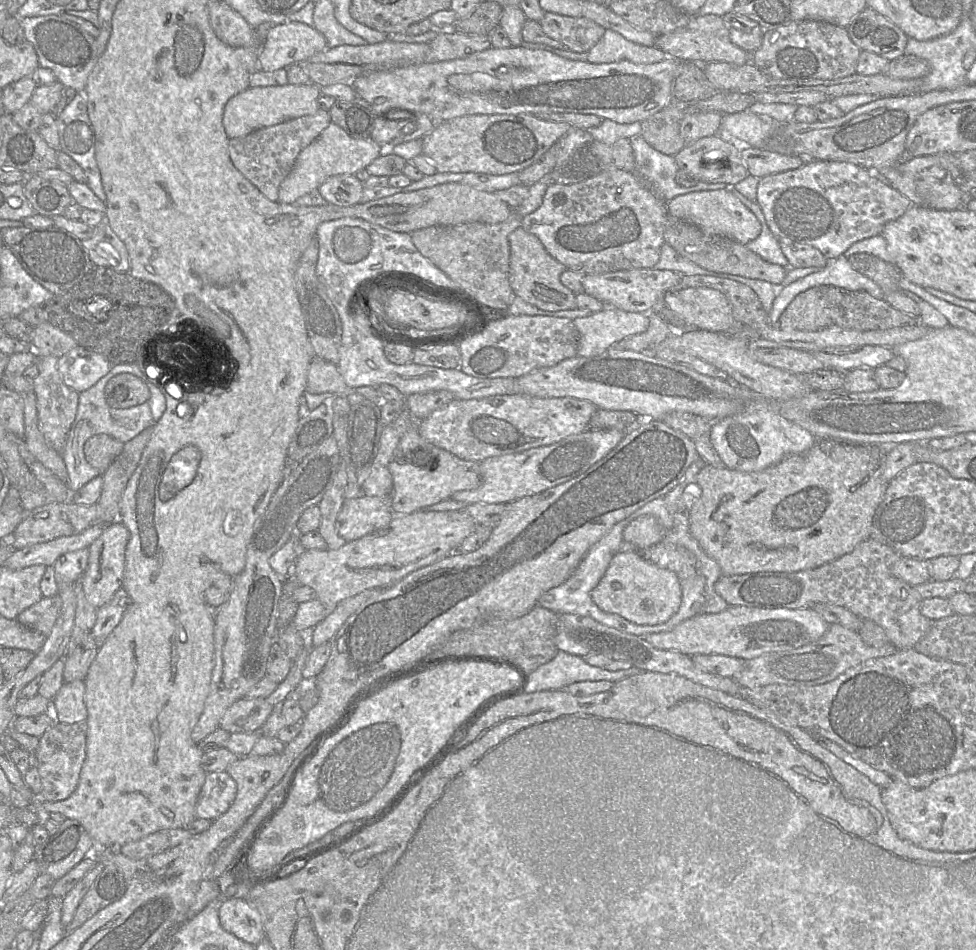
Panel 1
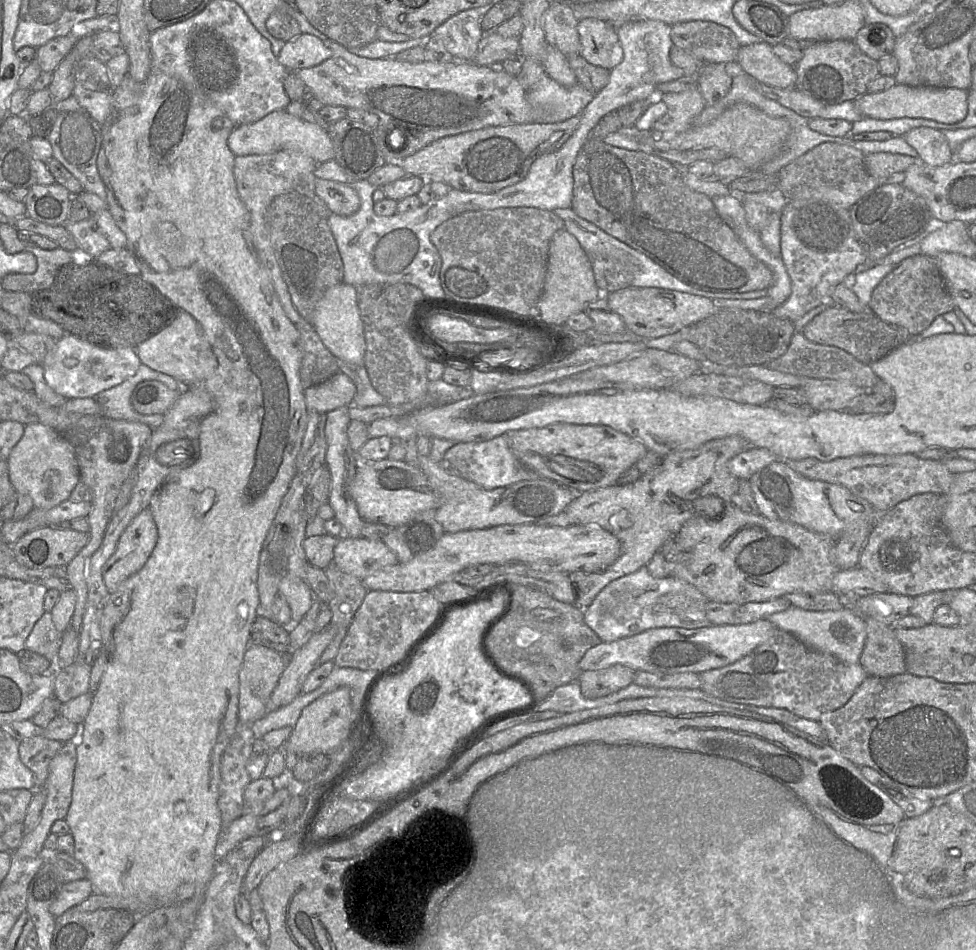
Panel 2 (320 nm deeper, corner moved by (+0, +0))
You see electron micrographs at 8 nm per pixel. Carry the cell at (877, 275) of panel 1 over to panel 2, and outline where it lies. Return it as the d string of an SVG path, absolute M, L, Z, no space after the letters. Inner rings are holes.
M921 253L896 265L875 287L869 302L869 310L882 321L907 329L913 337L918 337L936 317L955 308L936 258Z

